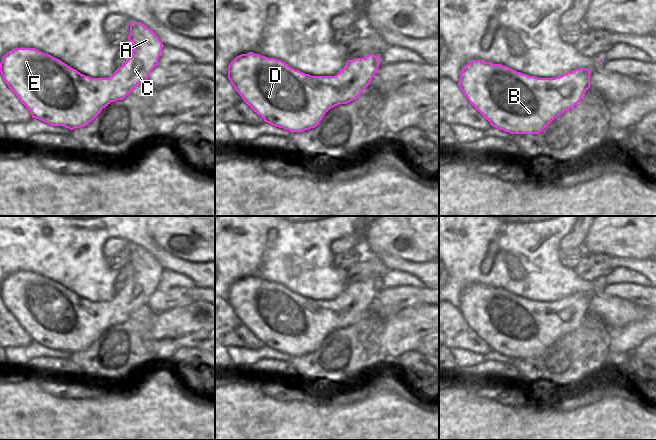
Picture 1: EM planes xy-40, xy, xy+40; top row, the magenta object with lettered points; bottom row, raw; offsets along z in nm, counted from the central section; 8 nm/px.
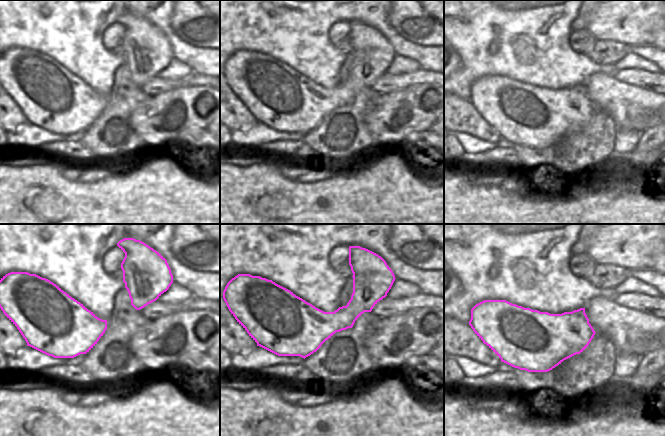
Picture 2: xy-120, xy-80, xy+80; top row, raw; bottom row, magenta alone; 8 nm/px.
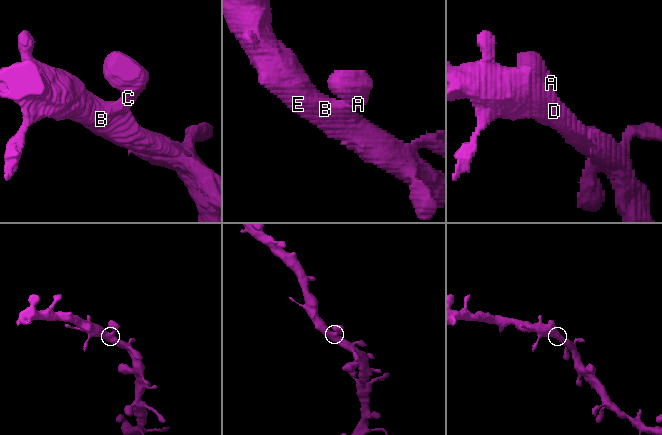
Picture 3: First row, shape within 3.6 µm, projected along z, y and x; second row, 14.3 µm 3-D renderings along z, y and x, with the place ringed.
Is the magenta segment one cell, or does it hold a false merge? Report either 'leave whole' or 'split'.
leave whole

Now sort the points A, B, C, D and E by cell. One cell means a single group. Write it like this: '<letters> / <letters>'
A B C D E

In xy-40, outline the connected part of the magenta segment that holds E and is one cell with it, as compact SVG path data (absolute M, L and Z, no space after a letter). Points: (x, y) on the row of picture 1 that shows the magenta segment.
M130 22L128 40L134 45L132 55L109 77L91 78L61 60L35 48L15 48L0 63L0 73L20 102L37 118L51 126L73 130L92 122L111 102L123 100L133 88L146 82L164 47L158 36L141 22Z

